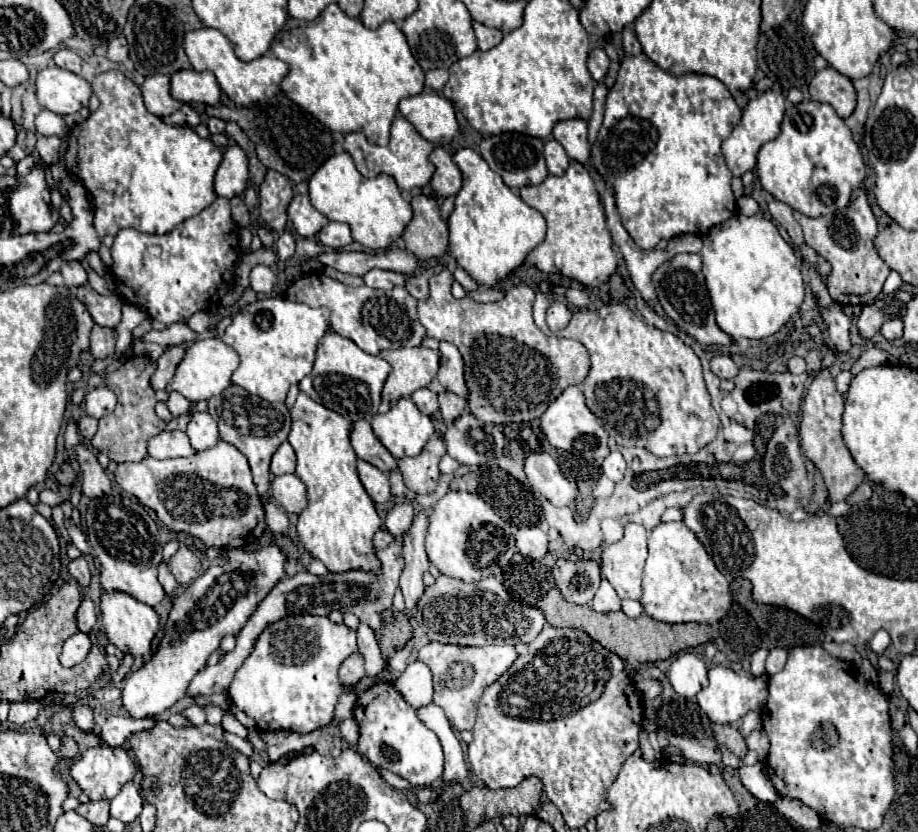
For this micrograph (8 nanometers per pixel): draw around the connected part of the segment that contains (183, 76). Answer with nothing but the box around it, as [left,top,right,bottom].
[170,70,222,106]

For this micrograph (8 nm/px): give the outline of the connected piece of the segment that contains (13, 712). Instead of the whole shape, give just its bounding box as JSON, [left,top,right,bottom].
[8,700,42,724]

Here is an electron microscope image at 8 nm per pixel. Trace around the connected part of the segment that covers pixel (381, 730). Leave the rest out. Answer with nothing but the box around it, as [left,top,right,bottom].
[354,682,444,786]

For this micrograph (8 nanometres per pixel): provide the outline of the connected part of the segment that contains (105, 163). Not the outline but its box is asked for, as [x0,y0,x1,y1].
[66,70,222,236]

